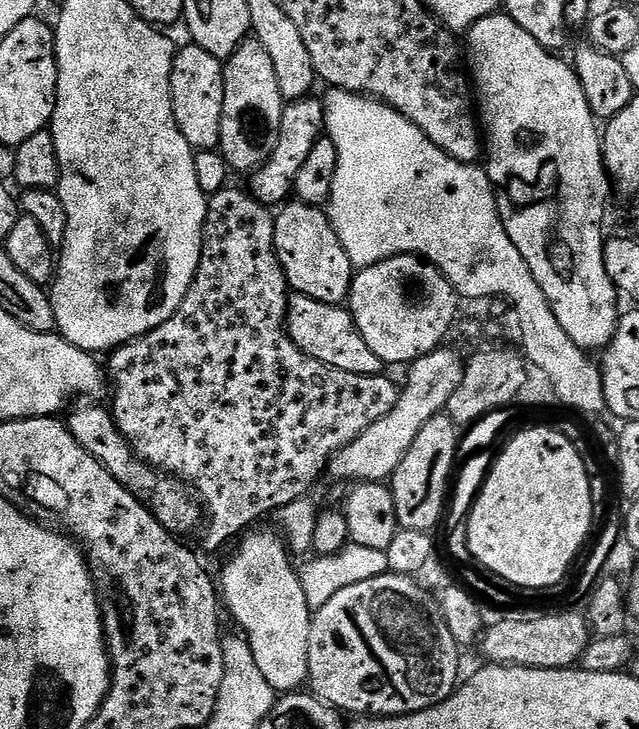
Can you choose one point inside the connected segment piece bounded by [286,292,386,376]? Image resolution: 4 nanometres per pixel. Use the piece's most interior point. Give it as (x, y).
(325, 332)

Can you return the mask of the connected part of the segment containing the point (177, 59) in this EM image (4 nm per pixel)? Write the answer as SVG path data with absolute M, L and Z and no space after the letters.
M189 43L172 57L170 94L178 130L194 150L216 150L220 147L222 102L224 101L224 64L214 54Z

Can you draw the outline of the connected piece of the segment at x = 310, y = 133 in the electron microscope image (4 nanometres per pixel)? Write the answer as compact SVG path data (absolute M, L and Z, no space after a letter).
M301 98L285 103L278 146L273 150L272 157L250 176L252 180L250 191L258 202L269 206L283 205L289 199L288 191L294 188L296 172L302 170L310 150L314 150L317 140L321 139L324 127L324 105L319 99L312 99Z

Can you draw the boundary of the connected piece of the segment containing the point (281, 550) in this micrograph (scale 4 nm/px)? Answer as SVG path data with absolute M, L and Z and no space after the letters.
M259 528L249 531L235 545L236 553L229 558L224 573L218 576L218 592L227 615L229 612L240 623L239 631L253 650L254 659L258 662L263 677L277 693L283 694L303 689L308 680L308 628L312 625L313 613L307 606L297 565L292 565L293 557L281 533Z

